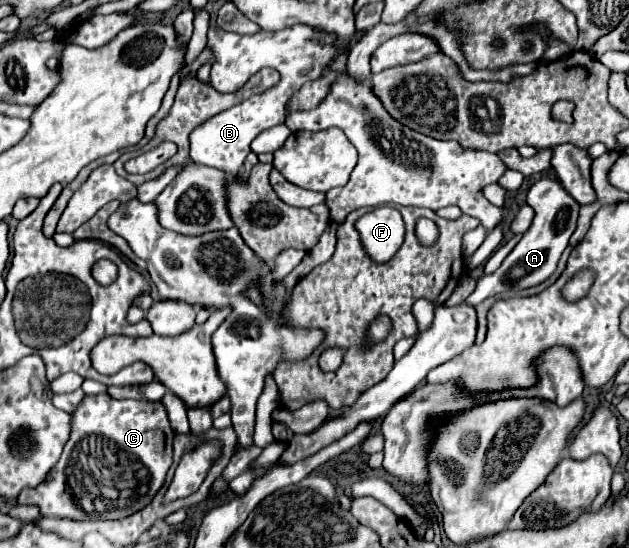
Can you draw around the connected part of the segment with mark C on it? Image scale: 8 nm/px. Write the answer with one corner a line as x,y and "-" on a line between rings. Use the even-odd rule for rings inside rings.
108,393
86,395
84,401
78,405
78,409
72,413
72,433
68,443
64,445
64,453
60,461
48,473
42,485
32,489
22,489
18,495
18,503
38,505
40,513
46,517
68,517
76,521
124,519
144,509
164,485
166,471
172,463
172,439
174,439
174,431
170,427
170,421
162,403
118,401
118,399
112,399

